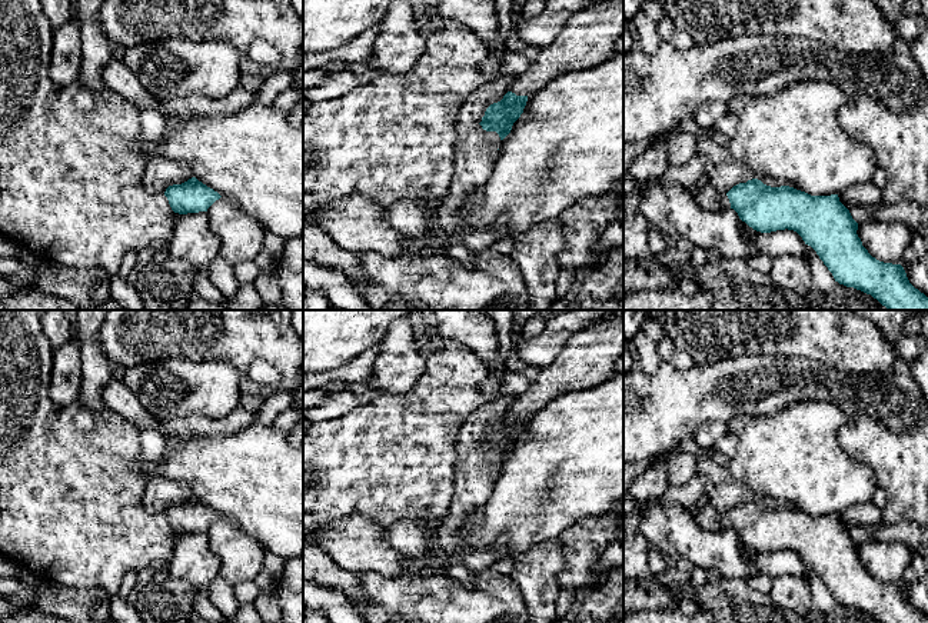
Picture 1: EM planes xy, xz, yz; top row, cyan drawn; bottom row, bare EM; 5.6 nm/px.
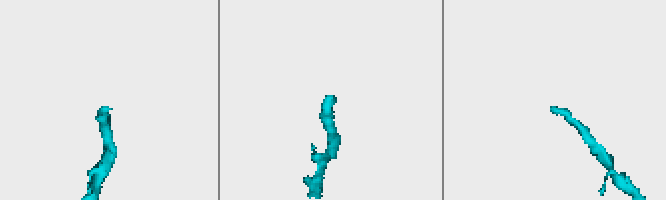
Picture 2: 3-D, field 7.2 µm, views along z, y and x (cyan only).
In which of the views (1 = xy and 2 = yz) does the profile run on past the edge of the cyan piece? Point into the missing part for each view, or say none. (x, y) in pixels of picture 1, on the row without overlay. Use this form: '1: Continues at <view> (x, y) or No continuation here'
1: No continuation here
2: Continues at yz (724, 523)

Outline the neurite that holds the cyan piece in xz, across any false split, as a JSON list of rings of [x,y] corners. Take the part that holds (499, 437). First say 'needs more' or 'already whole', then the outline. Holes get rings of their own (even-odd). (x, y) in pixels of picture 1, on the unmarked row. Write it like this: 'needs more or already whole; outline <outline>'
needs more; outline [[[611,310],[595,324],[571,336],[561,353],[539,369],[528,390],[515,397],[503,419],[486,429],[479,444],[486,452],[496,452],[503,460],[529,417],[563,393],[608,380],[615,374],[615,362],[622,356],[623,310]]]

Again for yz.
needs more; outline [[[752,499],[722,514],[719,529],[734,529],[742,542],[761,553],[796,552],[816,572],[835,602],[871,614],[879,623],[928,623],[928,617],[909,603],[901,584],[879,582],[868,573],[857,554],[858,543],[838,514],[811,516],[789,506],[771,507]]]

